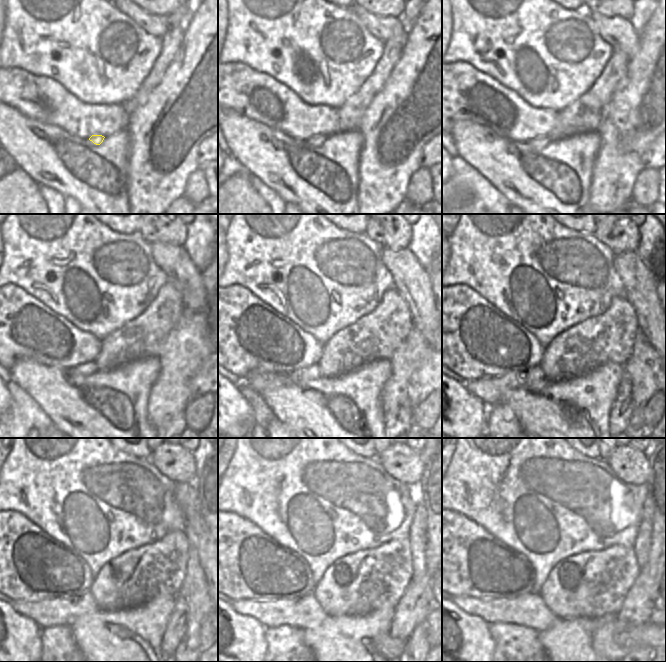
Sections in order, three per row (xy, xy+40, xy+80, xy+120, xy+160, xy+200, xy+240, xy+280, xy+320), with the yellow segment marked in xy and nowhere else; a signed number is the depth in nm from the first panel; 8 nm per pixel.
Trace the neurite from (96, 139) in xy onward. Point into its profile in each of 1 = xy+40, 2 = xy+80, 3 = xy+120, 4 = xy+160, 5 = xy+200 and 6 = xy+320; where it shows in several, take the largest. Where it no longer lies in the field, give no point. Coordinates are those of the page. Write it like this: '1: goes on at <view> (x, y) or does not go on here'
1: goes on at xy+40 (318, 140)
2: goes on at xy+80 (540, 143)
3: goes on at xy+120 (87, 369)
4: goes on at xy+160 (302, 376)
5: goes on at xy+200 (490, 390)
6: goes on at xy+320 (529, 610)

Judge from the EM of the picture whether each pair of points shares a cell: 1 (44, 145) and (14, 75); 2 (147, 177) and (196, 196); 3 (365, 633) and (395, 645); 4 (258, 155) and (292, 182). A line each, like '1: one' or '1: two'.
1: two
2: two
3: two
4: one

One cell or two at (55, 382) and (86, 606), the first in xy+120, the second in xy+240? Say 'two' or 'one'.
two

